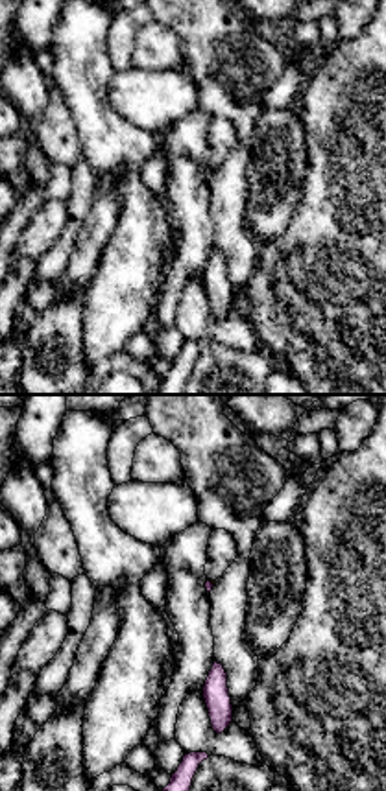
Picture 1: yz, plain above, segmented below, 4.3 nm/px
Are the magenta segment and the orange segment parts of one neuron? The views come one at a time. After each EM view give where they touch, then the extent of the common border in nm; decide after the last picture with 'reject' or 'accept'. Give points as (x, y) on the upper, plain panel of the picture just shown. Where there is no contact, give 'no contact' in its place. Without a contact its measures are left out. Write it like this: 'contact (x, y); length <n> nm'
contact (211, 170); length 30 nm

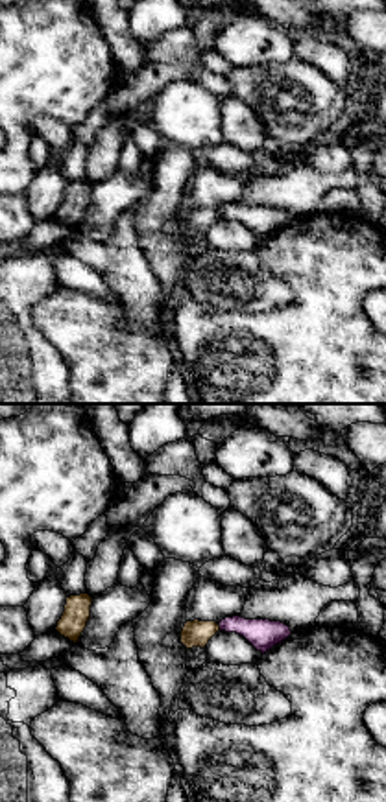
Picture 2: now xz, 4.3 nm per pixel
contact (220, 214); length 40 nm

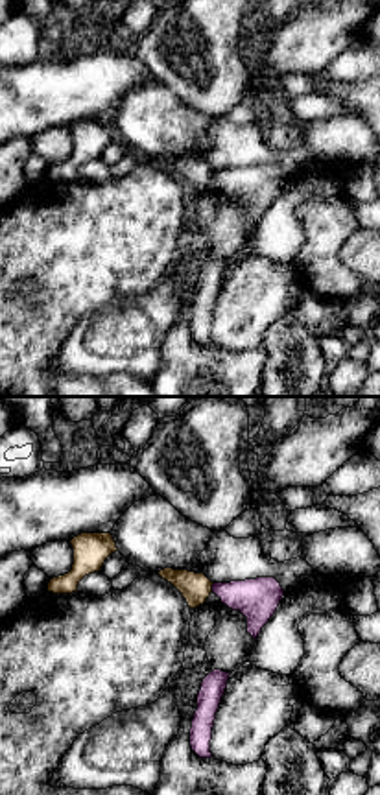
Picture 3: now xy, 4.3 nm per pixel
contact (213, 174); length 40 nm

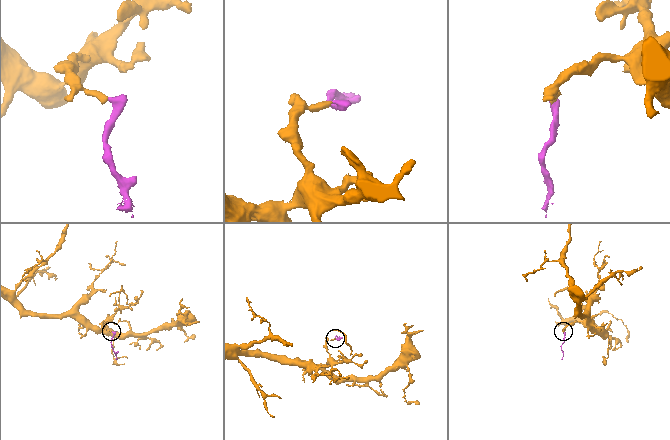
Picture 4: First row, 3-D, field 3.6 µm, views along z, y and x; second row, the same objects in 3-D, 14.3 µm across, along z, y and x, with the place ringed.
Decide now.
reject

